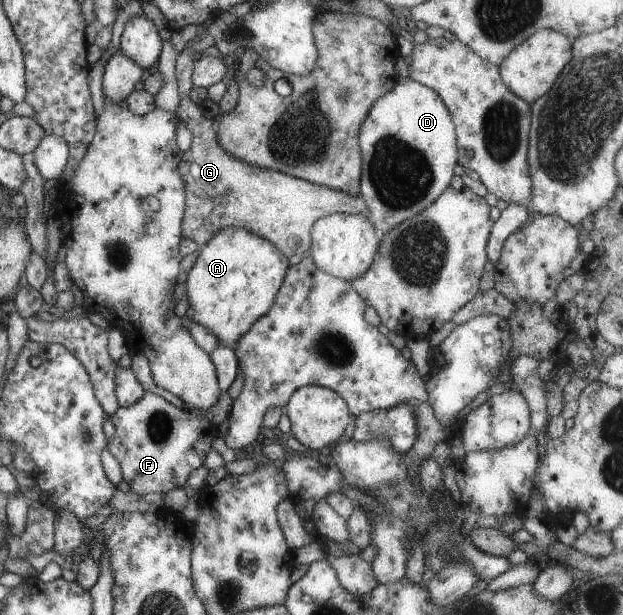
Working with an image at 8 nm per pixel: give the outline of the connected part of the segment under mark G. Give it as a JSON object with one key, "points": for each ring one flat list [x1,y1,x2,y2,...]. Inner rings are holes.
{"points":[[199,32,186,43,188,50,178,52,174,76,177,82,179,103,175,114,191,132,190,146,181,153,177,173,181,176,185,209,181,220,182,236,192,239,200,247,217,230,238,227,269,240,284,256,308,253,311,243,311,226,320,217,332,213,362,215,367,218,367,206,358,192,350,196,345,192,318,186,307,180,298,180,284,173,249,165,230,156,216,140,217,125,214,119,201,115,199,107,189,97,192,88,192,55,213,45,212,38]]}

